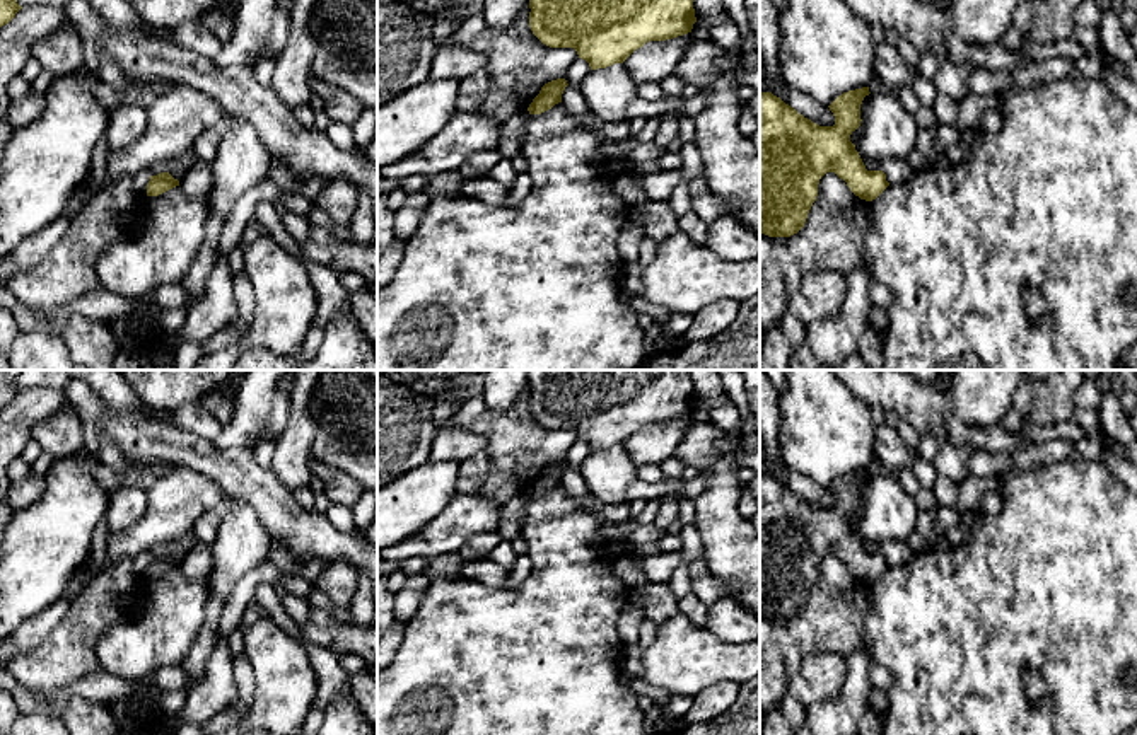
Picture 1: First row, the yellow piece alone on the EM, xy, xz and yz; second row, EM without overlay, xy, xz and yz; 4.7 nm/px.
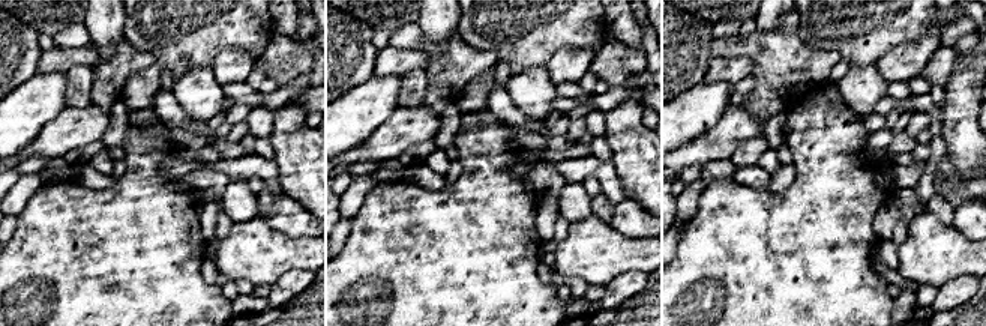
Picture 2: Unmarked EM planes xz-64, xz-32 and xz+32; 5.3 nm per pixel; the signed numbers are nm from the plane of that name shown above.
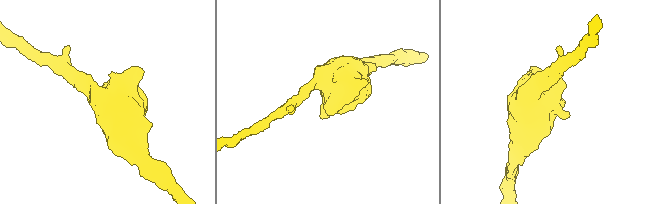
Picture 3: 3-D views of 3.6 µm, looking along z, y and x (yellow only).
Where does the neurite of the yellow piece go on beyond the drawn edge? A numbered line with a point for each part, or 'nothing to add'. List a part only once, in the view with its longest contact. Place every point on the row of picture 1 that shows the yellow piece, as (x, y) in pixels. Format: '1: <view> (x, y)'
nothing to add

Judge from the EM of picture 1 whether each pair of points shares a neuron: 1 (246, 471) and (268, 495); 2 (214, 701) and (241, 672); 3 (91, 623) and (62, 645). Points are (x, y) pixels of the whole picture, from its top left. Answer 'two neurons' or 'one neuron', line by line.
1: one neuron
2: two neurons
3: one neuron

